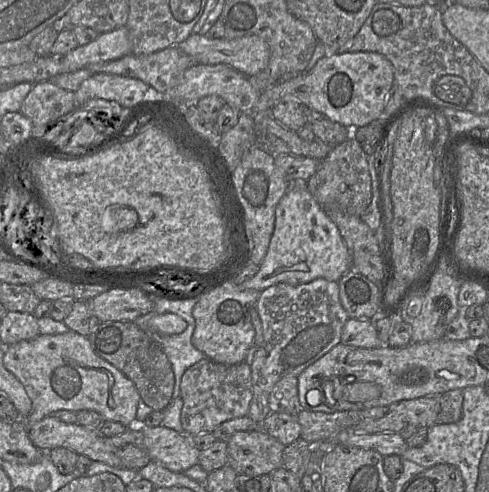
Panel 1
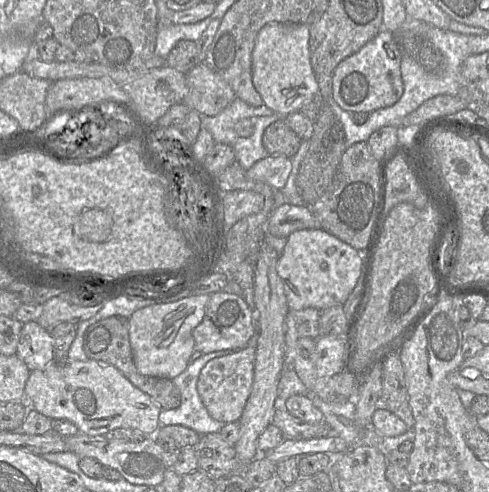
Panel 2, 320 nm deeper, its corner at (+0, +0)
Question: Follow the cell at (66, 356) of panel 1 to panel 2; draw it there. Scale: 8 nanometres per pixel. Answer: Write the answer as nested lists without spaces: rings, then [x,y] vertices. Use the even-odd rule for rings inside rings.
[[[67,356],[67,361],[65,363],[51,363],[51,364],[49,364],[47,367],[45,367],[42,370],[33,370],[33,371],[30,371],[29,377],[28,377],[28,379],[26,381],[26,384],[25,384],[24,395],[25,395],[25,399],[28,400],[28,404],[30,404],[30,406],[34,410],[36,410],[38,413],[48,417],[51,420],[60,420],[60,419],[61,420],[68,420],[68,421],[72,422],[78,428],[79,433],[86,434],[88,436],[104,436],[108,431],[111,431],[111,430],[114,430],[114,429],[117,429],[117,428],[132,428],[132,429],[137,429],[137,430],[140,430],[142,433],[144,433],[146,436],[154,436],[155,433],[159,429],[159,414],[161,412],[161,408],[159,407],[159,405],[156,402],[154,402],[149,395],[147,395],[146,393],[144,393],[140,389],[136,388],[117,368],[115,368],[114,366],[109,365],[109,364],[99,363],[99,362],[97,362],[95,360],[87,359],[85,361],[68,361],[68,356]]]

